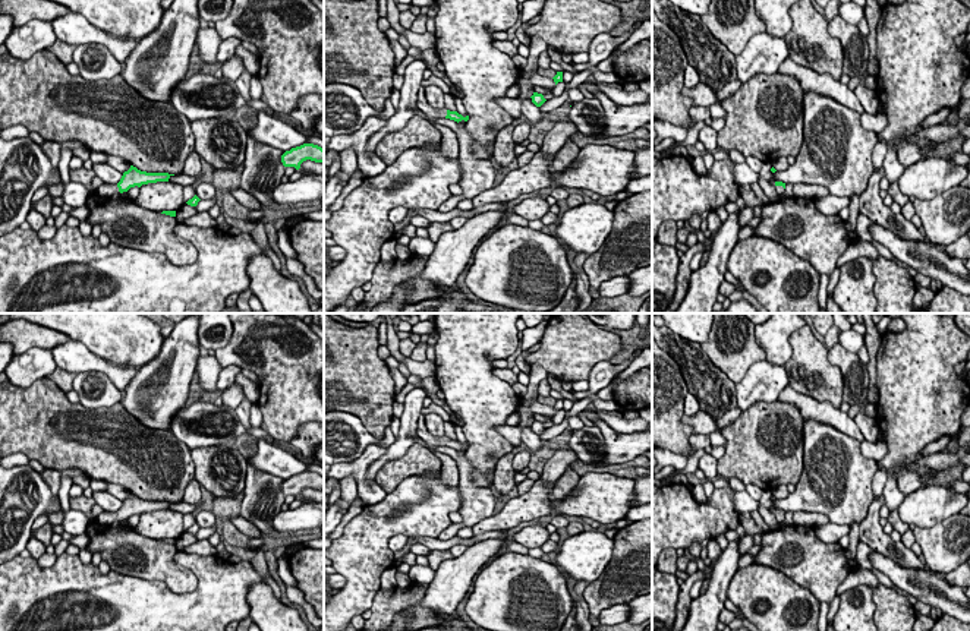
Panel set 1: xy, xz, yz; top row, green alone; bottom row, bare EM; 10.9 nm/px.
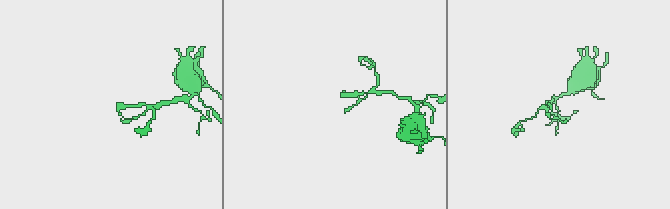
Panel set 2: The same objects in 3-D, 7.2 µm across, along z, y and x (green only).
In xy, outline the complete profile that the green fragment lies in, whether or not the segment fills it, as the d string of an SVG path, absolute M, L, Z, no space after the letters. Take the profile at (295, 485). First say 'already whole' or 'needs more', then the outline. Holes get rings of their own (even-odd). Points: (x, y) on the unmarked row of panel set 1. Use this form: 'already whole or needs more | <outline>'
already whole | M303 471L300 474L292 476L281 483L281 490L284 495L300 496L300 492L306 488L324 492L324 477L314 471Z

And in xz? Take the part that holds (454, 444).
needs more | M419 414L419 419L418 419L418 430L416 430L418 436L429 447L429 449L432 451L434 448L438 448L438 447L450 447L450 448L454 448L454 449L467 449L469 448L469 444L463 445L462 442L459 442L457 439L450 439L447 436L434 436L428 429L426 429L426 425L425 425L425 416L423 414Z

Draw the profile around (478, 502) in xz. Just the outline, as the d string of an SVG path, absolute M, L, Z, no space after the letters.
M450 447L434 448L435 452L443 452L456 460L459 468L459 489L462 495L462 507L459 514L463 517L462 523L451 523L438 536L440 540L450 540L457 536L463 527L472 527L479 521L491 517L495 508L495 496L489 488L476 486L472 479L472 463L466 454L460 454Z

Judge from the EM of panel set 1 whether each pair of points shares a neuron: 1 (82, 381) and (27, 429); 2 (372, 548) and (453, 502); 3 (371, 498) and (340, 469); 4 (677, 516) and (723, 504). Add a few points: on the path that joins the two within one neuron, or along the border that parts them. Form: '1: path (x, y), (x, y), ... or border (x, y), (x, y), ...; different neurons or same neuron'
1: border (79, 401), (88, 407), (113, 406); different neurons
2: path (390, 527), (416, 507), (432, 502); same neuron
3: path (367, 488), (350, 469); same neuron
4: path (689, 516), (711, 516); same neuron

